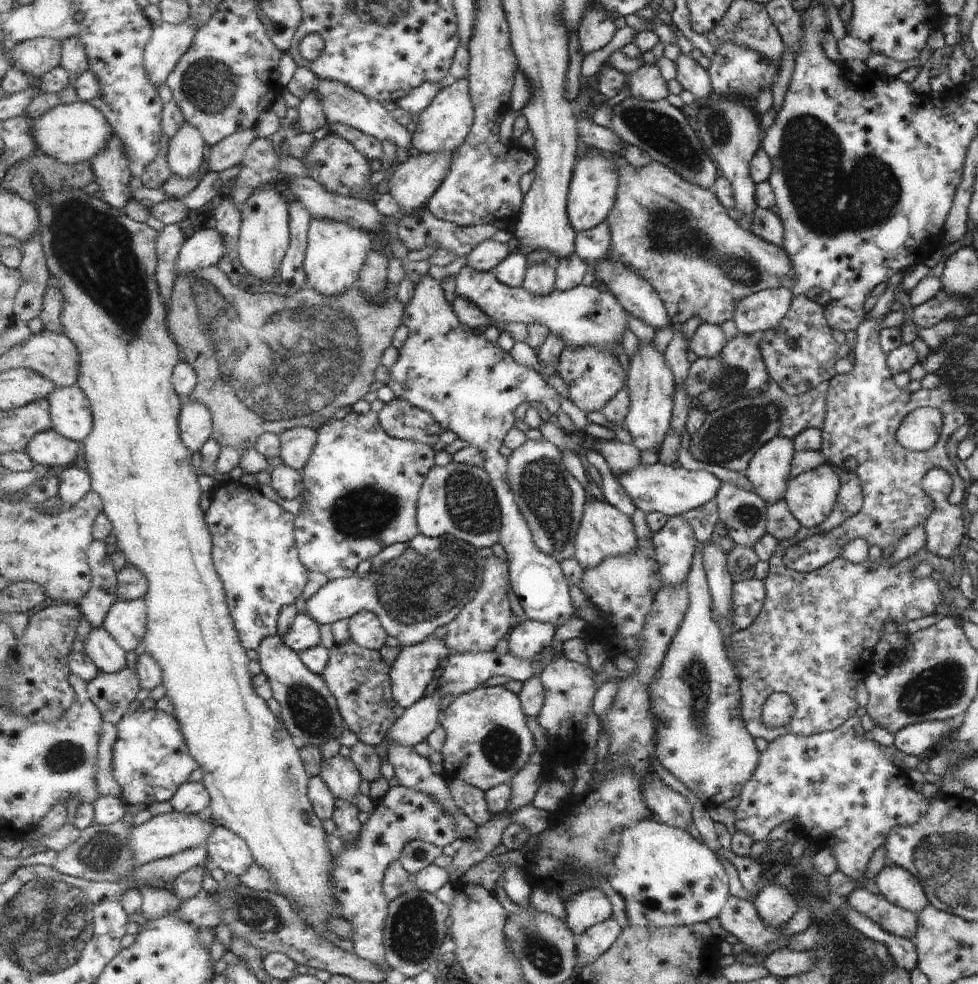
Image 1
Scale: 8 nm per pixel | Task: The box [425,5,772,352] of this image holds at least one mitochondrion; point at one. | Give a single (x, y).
(672, 231)

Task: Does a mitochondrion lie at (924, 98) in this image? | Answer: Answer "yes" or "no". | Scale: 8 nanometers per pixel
no

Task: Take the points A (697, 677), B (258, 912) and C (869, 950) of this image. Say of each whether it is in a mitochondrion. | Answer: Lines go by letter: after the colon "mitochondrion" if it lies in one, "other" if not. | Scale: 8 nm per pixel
A: mitochondrion
B: mitochondrion
C: other

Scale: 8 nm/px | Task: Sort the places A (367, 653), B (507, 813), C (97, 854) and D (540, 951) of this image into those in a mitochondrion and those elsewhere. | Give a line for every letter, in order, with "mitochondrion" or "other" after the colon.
A: other
B: other
C: mitochondrion
D: mitochondrion

